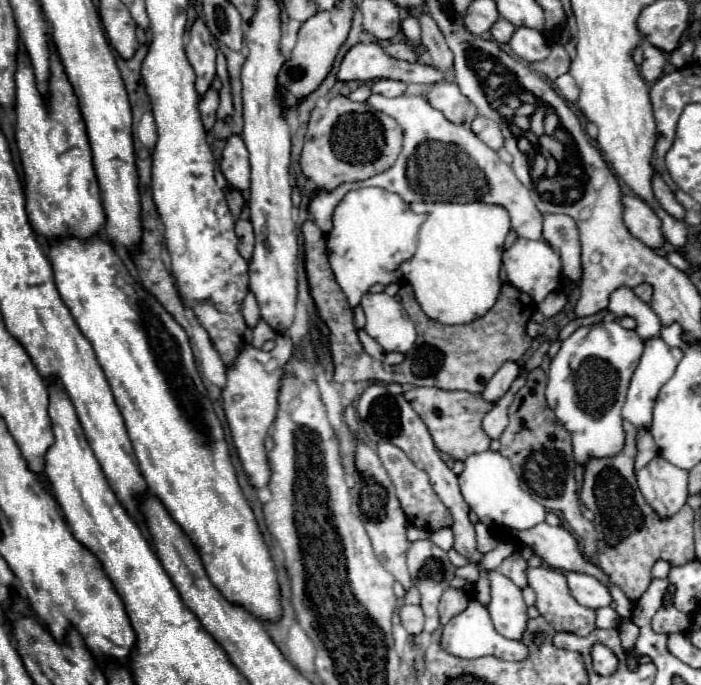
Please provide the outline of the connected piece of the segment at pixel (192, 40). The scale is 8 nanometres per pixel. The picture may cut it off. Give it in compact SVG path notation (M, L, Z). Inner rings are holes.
M196 19L190 29L186 57L192 65L192 69L196 71L196 91L202 97L208 91L212 79L216 77L214 37L210 35L210 31L202 19Z

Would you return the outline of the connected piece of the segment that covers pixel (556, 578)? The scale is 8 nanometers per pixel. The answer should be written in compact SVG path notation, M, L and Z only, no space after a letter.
M546 565L542 567L528 567L528 585L536 591L536 609L540 611L540 615L556 629L556 631L568 631L580 637L590 635L596 625L596 611L594 609L586 609L584 605L578 605L578 601L574 601L568 585L566 585L566 575L562 571L550 569Z

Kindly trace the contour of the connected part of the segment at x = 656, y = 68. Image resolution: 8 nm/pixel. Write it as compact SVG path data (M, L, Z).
M642 41L642 51L644 51L644 63L640 65L640 73L646 81L656 81L666 65L666 55L660 49L654 49L654 45L650 45L648 41Z

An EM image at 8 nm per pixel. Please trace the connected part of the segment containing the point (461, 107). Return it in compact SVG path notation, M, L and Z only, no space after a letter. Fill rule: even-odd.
M438 83L430 89L428 93L428 101L432 103L432 107L440 109L446 119L450 119L452 123L470 123L476 117L476 109L474 105L468 101L468 97L464 97L458 89L456 83Z

